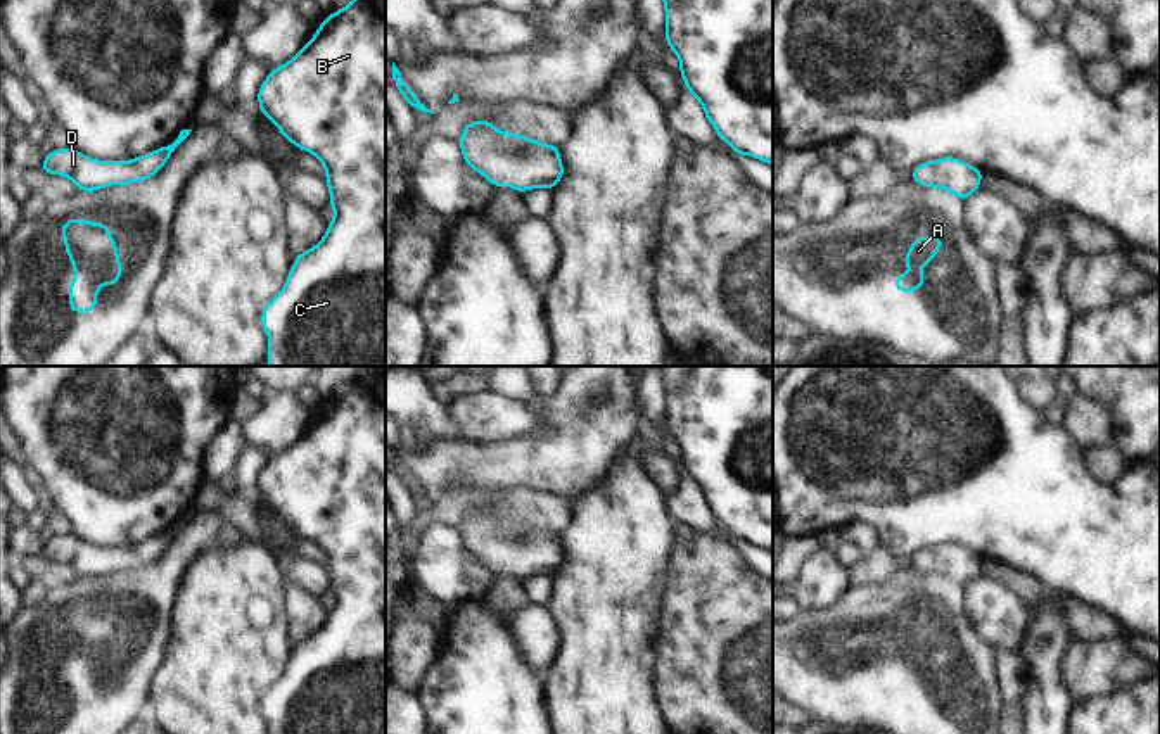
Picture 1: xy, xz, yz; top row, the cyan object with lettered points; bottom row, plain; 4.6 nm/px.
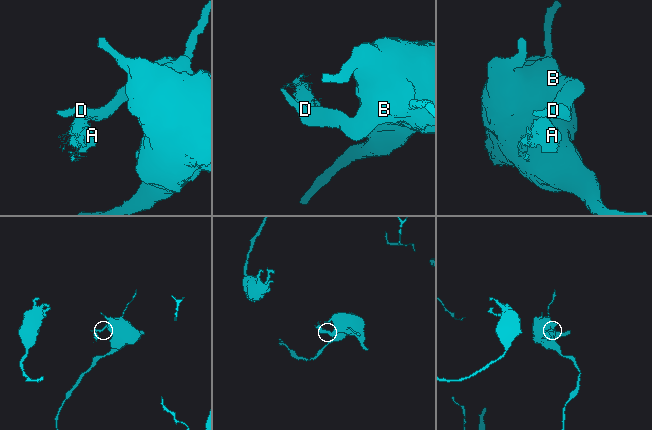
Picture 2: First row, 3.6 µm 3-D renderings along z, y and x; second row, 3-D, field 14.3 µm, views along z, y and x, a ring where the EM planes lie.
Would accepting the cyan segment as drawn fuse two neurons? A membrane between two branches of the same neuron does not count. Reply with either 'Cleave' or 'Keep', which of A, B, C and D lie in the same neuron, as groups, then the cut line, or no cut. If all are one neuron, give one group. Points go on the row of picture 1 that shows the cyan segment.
Cleave. Groups: A / B C D. Split along xz (495, 132), (505, 132), (510, 137)

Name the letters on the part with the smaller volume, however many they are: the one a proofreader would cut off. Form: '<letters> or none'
A

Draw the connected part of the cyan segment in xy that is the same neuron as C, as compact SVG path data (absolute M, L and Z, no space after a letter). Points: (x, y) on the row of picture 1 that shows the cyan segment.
M351 0L327 16L292 59L268 73L258 88L258 105L280 135L323 164L328 206L334 209L334 219L327 225L325 235L311 249L296 256L282 290L261 311L261 326L268 333L266 366L386 366L386 0Z

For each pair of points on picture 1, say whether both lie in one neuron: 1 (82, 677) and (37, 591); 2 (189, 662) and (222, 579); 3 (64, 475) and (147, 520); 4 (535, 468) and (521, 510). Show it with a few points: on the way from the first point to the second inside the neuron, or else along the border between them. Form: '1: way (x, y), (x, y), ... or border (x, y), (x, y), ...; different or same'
1: border (50, 586), (38, 603), (23, 608); different
2: way (210, 641), (222, 629), (222, 600); same
3: way (85, 484), (108, 496), (127, 499); same
4: border (493, 491), (529, 486), (567, 499); different

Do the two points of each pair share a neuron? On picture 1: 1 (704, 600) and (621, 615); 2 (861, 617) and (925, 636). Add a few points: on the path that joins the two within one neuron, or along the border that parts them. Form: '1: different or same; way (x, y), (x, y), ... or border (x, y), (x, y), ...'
1: different; border (664, 586), (659, 615)
2: same; way (877, 632), (880, 636), (910, 636)

